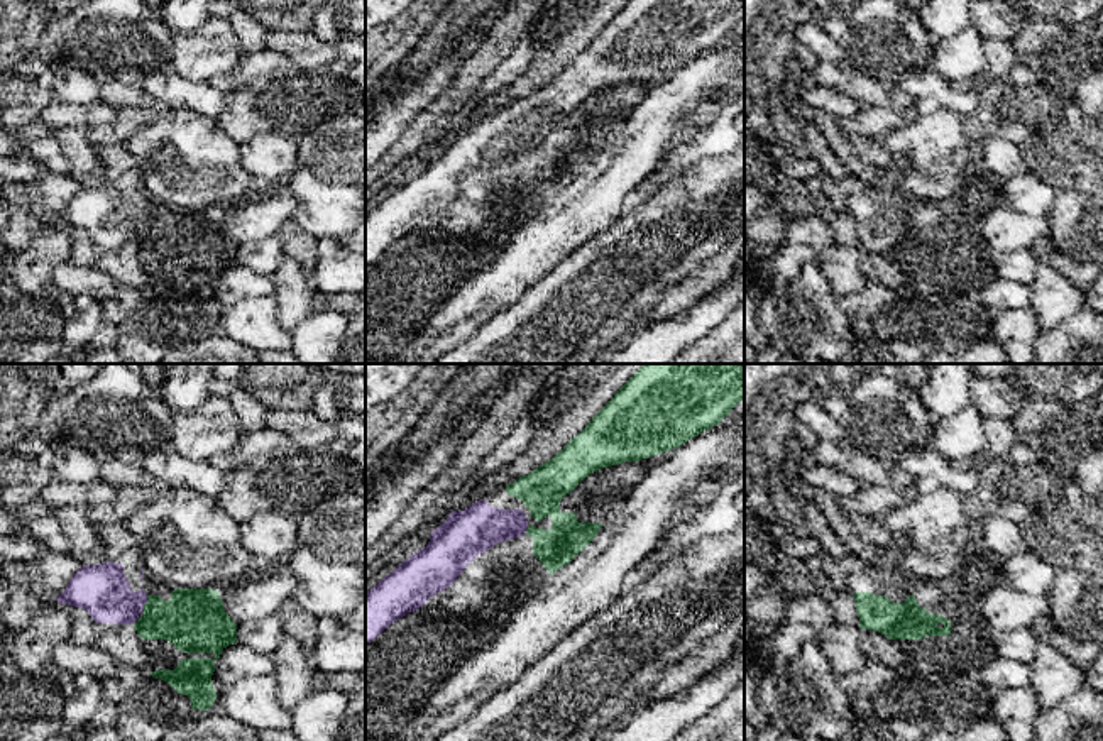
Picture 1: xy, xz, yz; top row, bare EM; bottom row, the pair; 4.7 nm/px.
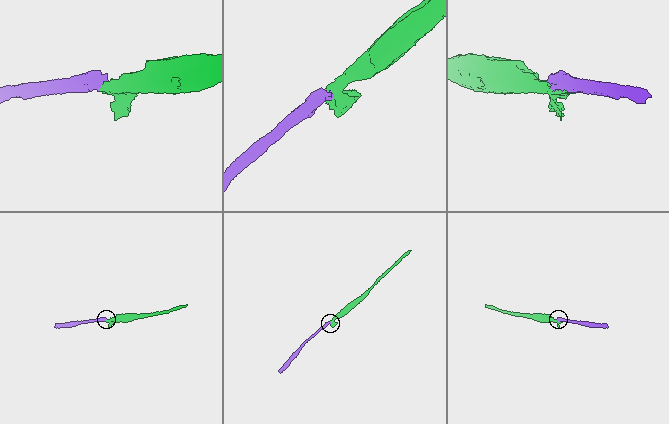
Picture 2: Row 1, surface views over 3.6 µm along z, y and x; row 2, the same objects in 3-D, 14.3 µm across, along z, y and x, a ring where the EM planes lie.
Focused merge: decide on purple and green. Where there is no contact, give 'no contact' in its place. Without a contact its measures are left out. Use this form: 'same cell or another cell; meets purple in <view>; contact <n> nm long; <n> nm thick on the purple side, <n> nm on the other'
same cell; meets purple in xy; contact 70 nm long; 240 nm thick on the purple side, 300 nm on the other

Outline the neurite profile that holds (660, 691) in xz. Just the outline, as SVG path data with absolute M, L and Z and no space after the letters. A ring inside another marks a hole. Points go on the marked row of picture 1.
M744 572L731 582L727 597L673 645L638 668L626 683L585 719L563 741L594 741L607 722L626 711L668 699L689 689L731 655L744 629Z

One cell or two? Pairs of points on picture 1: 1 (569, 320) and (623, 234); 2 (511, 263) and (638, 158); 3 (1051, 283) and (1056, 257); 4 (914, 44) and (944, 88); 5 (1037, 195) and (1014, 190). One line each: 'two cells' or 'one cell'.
1: one cell
2: one cell
3: two cells
4: two cells
5: one cell

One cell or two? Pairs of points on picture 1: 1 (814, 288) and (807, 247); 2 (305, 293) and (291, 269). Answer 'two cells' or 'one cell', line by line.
1: two cells
2: one cell

